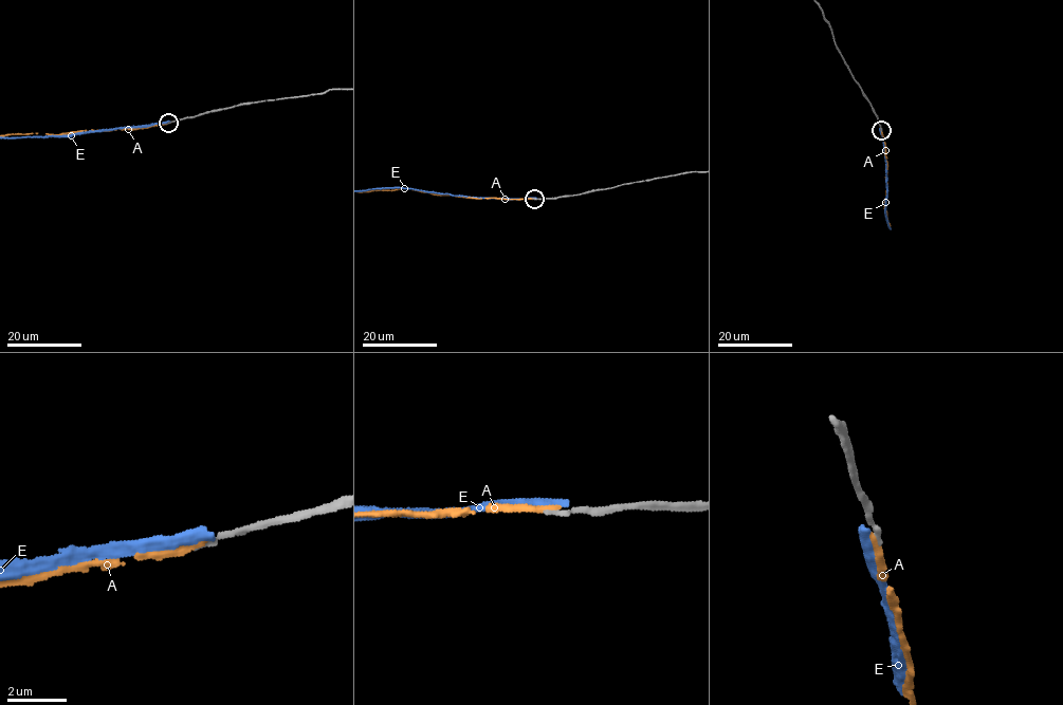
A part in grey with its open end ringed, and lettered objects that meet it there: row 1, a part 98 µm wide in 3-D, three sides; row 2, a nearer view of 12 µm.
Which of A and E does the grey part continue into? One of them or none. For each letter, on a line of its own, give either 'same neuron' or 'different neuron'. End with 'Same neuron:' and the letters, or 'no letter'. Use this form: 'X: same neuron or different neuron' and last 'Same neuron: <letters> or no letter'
A: same neuron
E: different neuron
Same neuron: A

